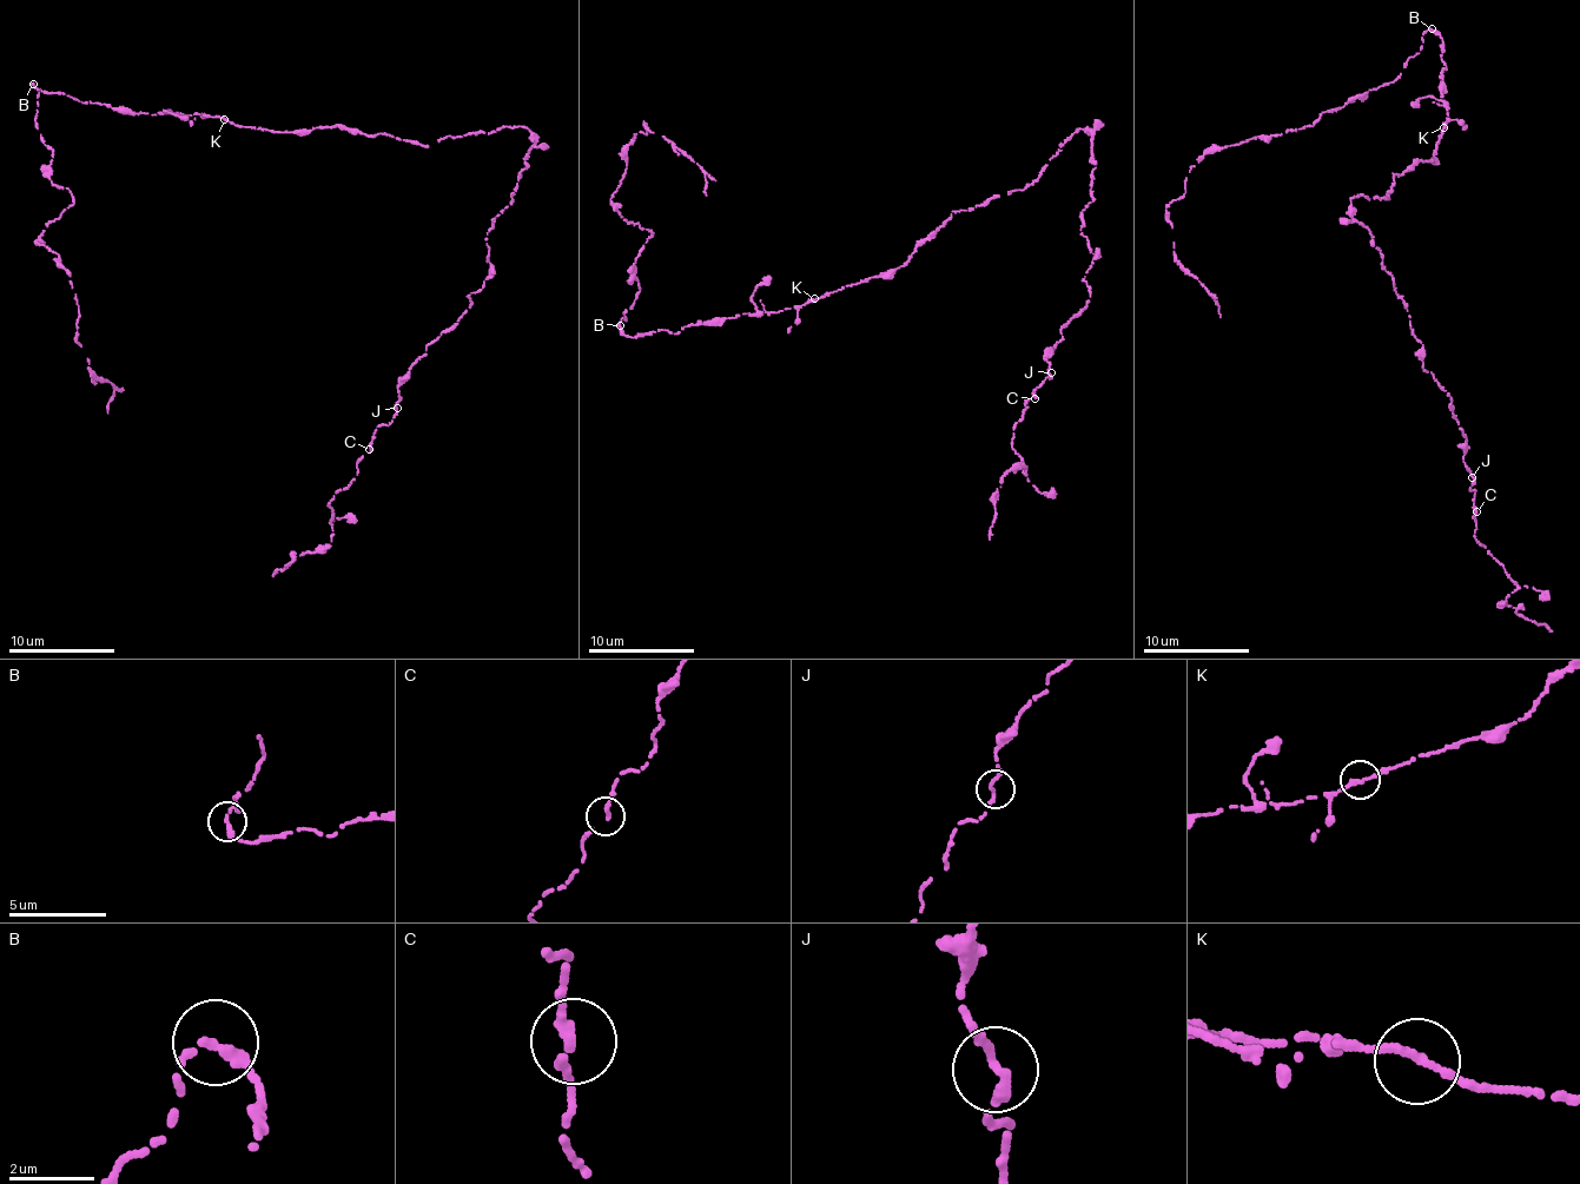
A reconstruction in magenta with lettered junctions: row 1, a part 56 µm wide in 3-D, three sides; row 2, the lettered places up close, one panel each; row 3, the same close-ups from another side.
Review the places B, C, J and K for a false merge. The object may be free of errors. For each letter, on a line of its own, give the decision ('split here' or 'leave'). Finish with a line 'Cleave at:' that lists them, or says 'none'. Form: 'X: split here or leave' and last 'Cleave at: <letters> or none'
B: split here
C: leave
J: leave
K: leave
Cleave at: B

